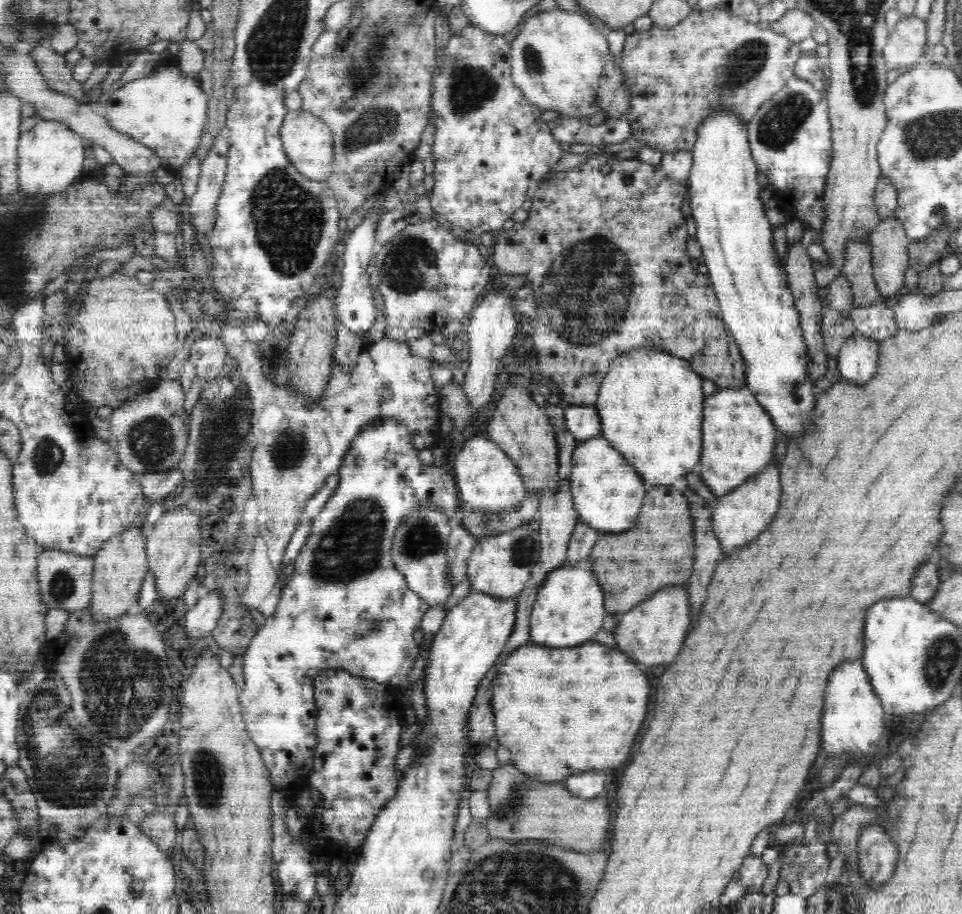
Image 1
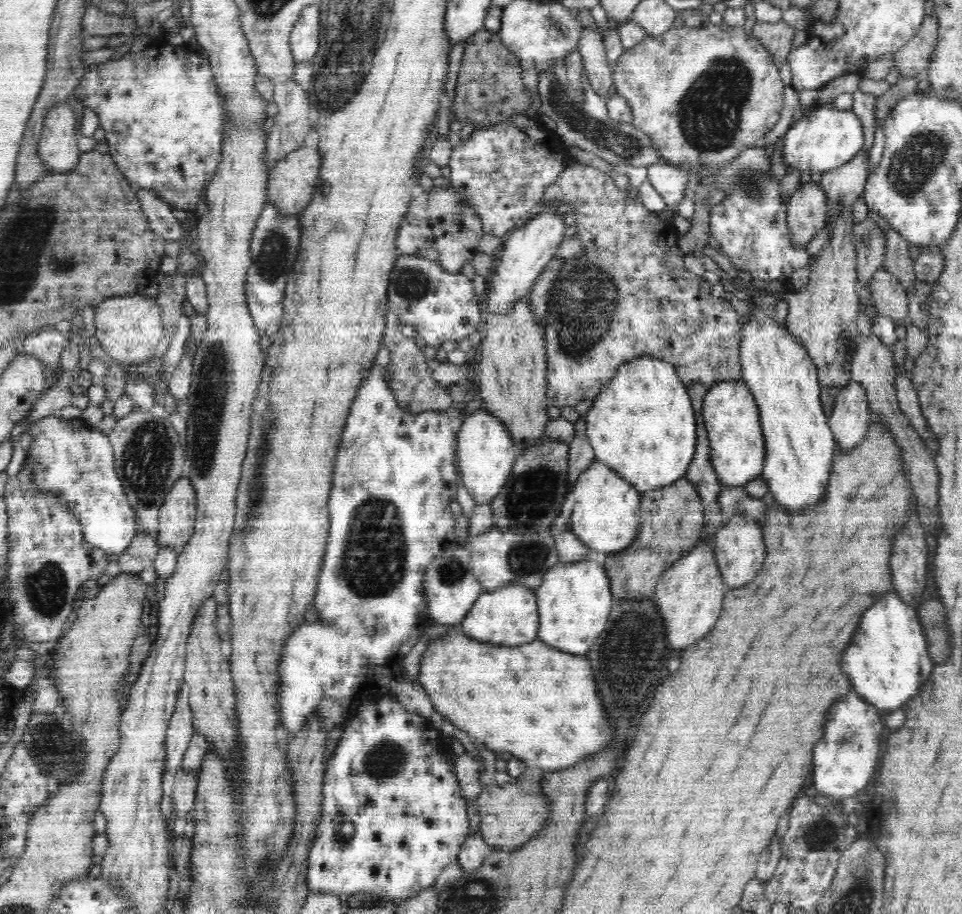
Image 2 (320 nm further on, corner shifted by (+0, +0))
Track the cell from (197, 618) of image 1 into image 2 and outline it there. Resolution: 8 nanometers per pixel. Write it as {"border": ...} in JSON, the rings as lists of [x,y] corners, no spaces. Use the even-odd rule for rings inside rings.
{"border":[[[182,688],[166,735],[167,765],[164,772],[166,776],[175,776],[182,768],[184,754],[194,732],[189,699],[189,692]]]}

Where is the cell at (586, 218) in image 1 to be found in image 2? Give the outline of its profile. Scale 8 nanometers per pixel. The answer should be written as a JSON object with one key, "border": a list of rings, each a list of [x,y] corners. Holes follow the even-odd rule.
{"border":[[[570,163],[570,166],[562,172],[560,178],[554,181],[552,185],[546,188],[543,198],[542,207],[545,202],[564,202],[576,208],[578,212],[578,237],[582,245],[587,251],[582,256],[574,256],[574,258],[566,258],[560,266],[560,272],[556,276],[552,290],[548,296],[547,317],[541,321],[543,326],[543,340],[547,351],[547,399],[551,406],[576,406],[584,400],[592,400],[601,392],[600,388],[606,386],[606,382],[610,382],[610,378],[614,378],[616,368],[622,363],[628,362],[630,359],[638,358],[642,355],[650,355],[652,358],[662,359],[674,365],[677,369],[678,378],[682,378],[682,382],[700,382],[707,387],[716,385],[724,381],[742,381],[742,365],[739,360],[739,316],[732,307],[730,301],[722,300],[722,294],[716,298],[710,294],[710,285],[704,278],[698,277],[685,269],[683,263],[684,254],[681,253],[681,244],[679,243],[680,235],[676,235],[676,230],[666,230],[670,228],[668,224],[658,222],[656,214],[648,212],[640,202],[628,202],[626,194],[622,190],[616,188],[614,180],[610,176],[606,176],[604,172],[586,166],[586,164]]]}

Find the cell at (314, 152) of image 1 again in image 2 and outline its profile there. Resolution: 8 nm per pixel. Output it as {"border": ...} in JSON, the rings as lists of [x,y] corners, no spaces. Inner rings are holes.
{"border":[[[311,141],[310,143],[302,143],[294,151],[284,153],[271,166],[268,172],[269,181],[267,194],[268,199],[272,203],[277,204],[277,208],[281,214],[294,215],[302,214],[308,207],[310,199],[313,197],[314,189],[318,182],[318,177],[321,171],[321,153],[318,147]]]}

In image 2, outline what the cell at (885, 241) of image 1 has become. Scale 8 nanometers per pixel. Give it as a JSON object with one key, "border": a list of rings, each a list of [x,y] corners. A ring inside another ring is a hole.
{"border":[[[882,268],[872,276],[869,285],[872,293],[870,302],[878,314],[892,318],[898,324],[909,316],[908,292],[896,277]]]}

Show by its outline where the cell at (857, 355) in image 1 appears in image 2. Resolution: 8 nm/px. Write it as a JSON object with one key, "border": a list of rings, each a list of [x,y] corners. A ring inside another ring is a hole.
{"border":[[[850,380],[842,387],[835,400],[829,425],[836,446],[842,442],[842,446],[850,446],[850,450],[864,440],[871,411],[864,388],[855,380]]]}

